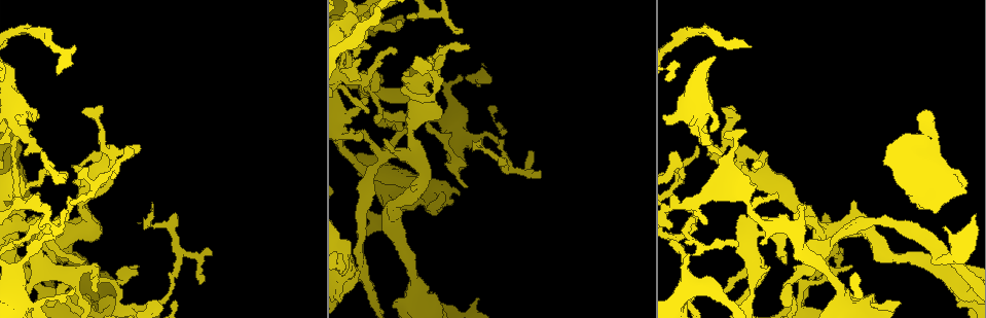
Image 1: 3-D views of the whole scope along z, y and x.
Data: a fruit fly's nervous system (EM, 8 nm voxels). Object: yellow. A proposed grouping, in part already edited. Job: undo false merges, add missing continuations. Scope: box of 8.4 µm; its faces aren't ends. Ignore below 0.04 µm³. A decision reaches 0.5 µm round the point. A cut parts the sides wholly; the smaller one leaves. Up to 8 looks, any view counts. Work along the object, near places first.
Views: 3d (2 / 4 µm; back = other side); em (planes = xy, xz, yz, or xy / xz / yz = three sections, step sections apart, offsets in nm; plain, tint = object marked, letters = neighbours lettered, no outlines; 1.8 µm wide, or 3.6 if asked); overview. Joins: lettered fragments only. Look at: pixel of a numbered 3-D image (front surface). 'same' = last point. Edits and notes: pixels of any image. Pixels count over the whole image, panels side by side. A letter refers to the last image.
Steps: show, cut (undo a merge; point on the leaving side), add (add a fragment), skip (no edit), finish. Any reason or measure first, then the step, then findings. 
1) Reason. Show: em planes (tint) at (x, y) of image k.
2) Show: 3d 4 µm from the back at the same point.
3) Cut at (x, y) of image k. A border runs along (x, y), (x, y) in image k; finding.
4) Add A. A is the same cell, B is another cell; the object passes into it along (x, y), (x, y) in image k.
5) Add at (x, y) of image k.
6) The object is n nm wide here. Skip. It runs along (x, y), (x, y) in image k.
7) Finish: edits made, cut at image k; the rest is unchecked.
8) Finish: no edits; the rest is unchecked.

Thin arm on a thick one. Show: 3d 4 µm at (688, 109) of image 1.

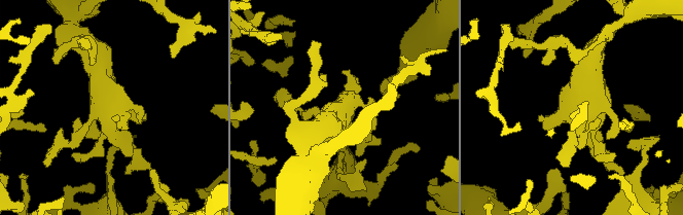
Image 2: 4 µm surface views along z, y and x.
Shape alone is not enough. Show: em planes (letters) at (112, 107) of image 2.

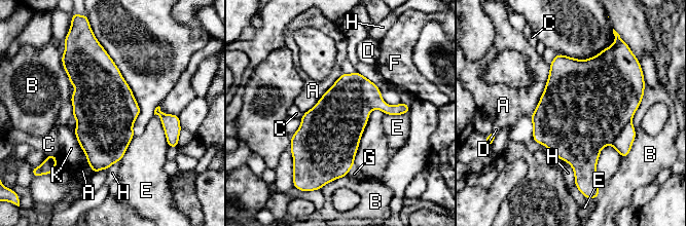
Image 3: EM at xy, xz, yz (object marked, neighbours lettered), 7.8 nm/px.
The object is 480 nm wide here. Skip. A, B, C, D, E, F, G, H and K are other cells; all the same neuron.

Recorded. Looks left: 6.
Sharp bend. Show: 3d 2 µm at (401, 128) of image 1.

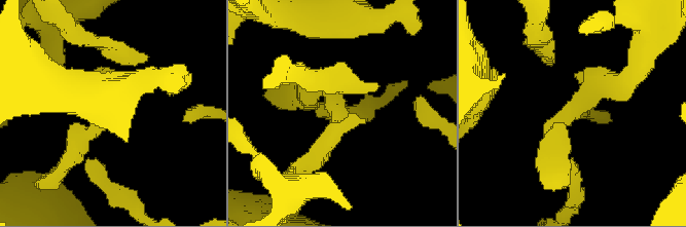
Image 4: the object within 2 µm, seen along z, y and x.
Shape alone is not enough. Show: em xy step 8 (letters) at (338, 118) of image 4.

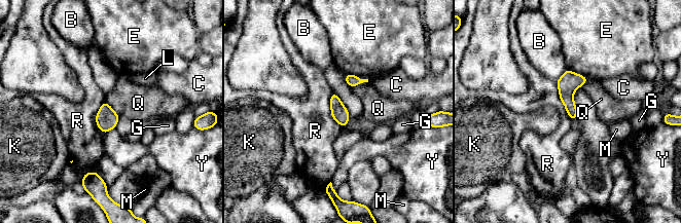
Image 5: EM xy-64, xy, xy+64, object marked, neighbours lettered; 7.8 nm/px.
Another direction. Show: em planes (letters) at the same point.

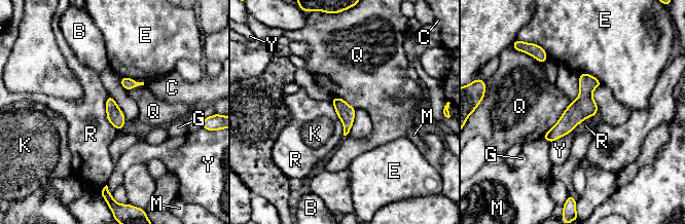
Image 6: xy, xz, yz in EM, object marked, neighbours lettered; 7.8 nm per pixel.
The longest contact is with Q, 380 nm. Skip. B, C, E, G, K, M, Q, R and Y are other cells; a border runs along (107, 95), (106, 118), (117, 131) in image 6; continuous, no second neuron.

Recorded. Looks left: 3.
Abrupt turn. Show: 3d 2 µm at (41, 231) of image 1.

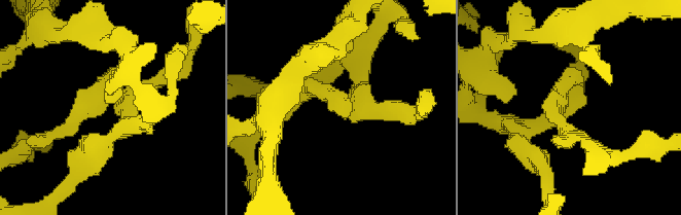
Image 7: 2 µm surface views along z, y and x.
Show: em xy step 16 (tint) at (560, 98) of image 7.

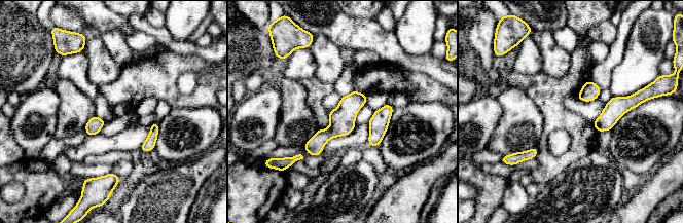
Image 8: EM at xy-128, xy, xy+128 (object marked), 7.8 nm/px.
Show: em planes (letters) at the same point.

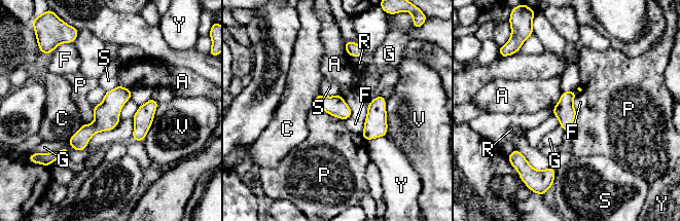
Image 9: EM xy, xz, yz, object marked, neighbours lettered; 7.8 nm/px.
The longest contact is with S, 400 nm. Skip. A, C, F, G, P, R, S, V and Y are other cells; continuous, no second neuron.

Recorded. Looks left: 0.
Finish: no edits; the rest is unchecked.

